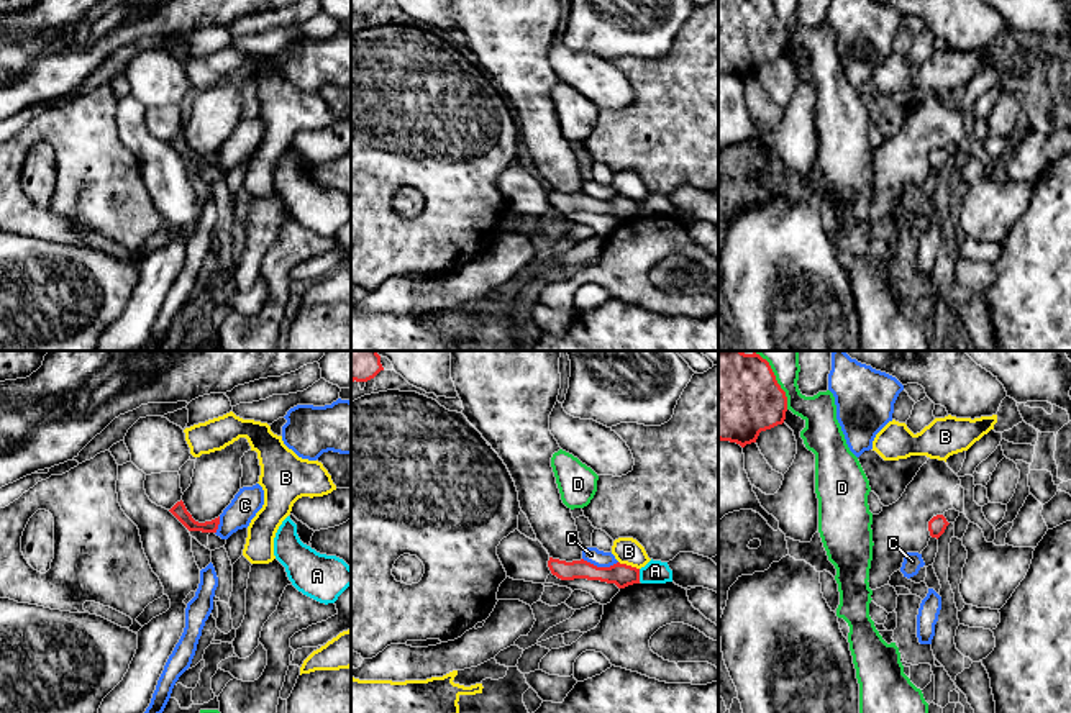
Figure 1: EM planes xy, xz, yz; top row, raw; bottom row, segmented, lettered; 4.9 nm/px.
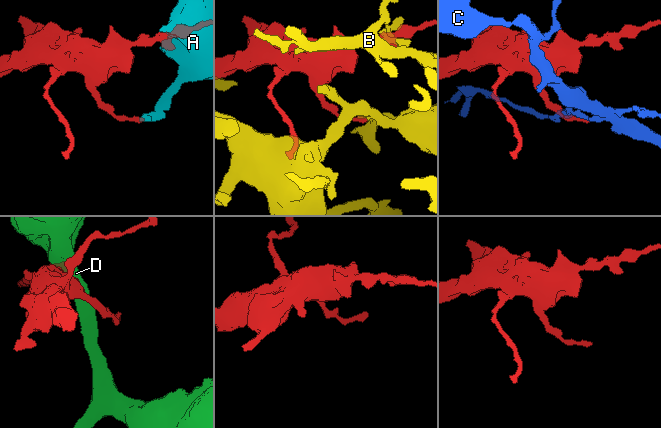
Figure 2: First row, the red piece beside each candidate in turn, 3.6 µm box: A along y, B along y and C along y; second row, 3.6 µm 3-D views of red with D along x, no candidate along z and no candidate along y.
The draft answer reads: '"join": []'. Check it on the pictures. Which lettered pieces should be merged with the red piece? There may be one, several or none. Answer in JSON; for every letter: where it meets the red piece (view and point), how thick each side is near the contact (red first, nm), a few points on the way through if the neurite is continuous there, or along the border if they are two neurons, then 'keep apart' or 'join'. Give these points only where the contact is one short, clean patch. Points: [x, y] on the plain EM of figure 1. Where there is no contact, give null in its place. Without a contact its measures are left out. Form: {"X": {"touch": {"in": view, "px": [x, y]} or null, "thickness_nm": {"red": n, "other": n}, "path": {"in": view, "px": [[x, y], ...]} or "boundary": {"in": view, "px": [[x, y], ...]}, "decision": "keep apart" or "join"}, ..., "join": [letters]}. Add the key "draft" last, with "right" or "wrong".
{"A": {"touch": {"in": "xz", "px": [638, 208]}, "thickness_nm": {"red": 110, "other": 110}, "decision": "keep apart"}, "B": {"touch": {"in": "xz", "px": [628, 199]}, "thickness_nm": {"red": 110, "other": 130}, "decision": "keep apart"}, "C": {"touch": {"in": "xz", "px": [601, 200]}, "thickness_nm": {"red": 110, "other": 80}, "boundary": {"in": "xz", "px": [[583, 190], [597, 199], [617, 195]]}, "decision": "keep apart"}, "D": {"touch": {"in": "yz", "px": [781, 22]}, "thickness_nm": {"red": 360, "other": 160}, "decision": "keep apart"}, "join": [], "draft": "right"}

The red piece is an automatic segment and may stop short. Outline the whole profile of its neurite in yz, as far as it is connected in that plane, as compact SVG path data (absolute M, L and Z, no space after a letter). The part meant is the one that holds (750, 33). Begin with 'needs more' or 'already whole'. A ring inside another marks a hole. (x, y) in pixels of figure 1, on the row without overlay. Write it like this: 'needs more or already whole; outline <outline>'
already whole; outline M718 0L718 72L741 80L782 57L786 25L771 0Z

